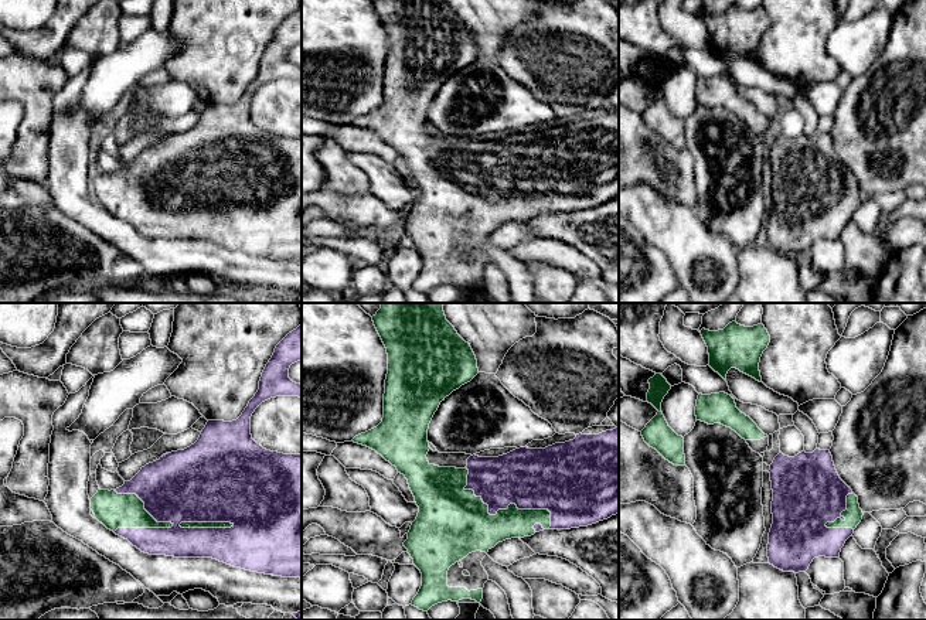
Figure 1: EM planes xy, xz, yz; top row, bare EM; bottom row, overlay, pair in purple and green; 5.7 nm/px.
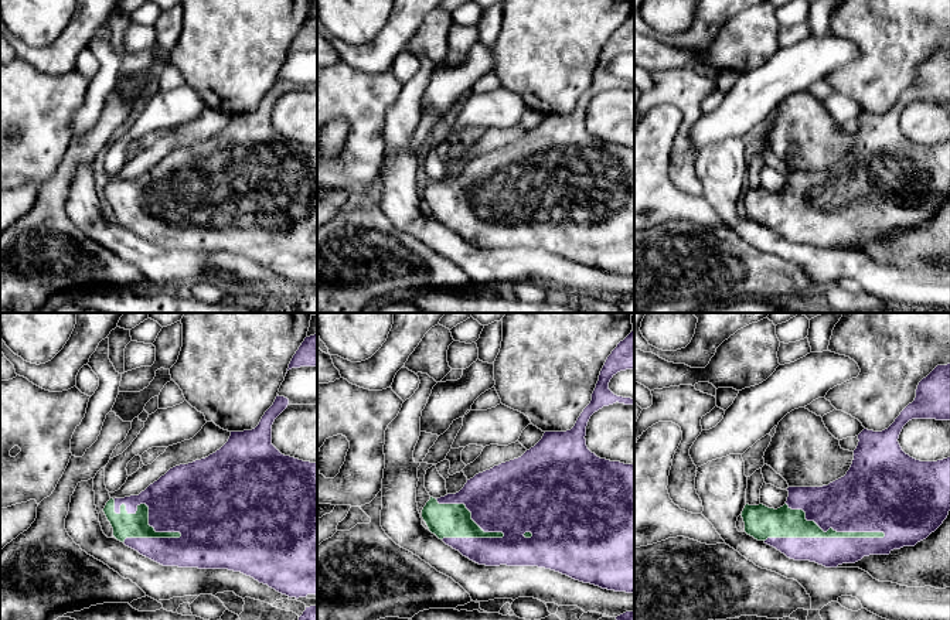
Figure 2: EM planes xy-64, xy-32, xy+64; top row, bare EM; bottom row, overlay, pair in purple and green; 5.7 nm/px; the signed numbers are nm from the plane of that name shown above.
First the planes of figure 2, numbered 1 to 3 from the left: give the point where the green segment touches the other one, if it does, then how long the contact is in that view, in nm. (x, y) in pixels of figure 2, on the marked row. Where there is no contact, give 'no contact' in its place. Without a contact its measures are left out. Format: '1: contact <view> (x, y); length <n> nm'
1: contact xy-64 (146, 504); length 440 nm
2: contact xy-32 (472, 514); length 460 nm
3: contact xy+64 (824, 538); length 700 nm

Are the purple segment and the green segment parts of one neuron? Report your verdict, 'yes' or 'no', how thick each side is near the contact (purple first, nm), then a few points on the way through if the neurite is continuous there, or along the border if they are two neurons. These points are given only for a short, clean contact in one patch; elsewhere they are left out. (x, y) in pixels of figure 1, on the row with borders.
yes; 360 nm thick on the purple side, 340 nm on the other

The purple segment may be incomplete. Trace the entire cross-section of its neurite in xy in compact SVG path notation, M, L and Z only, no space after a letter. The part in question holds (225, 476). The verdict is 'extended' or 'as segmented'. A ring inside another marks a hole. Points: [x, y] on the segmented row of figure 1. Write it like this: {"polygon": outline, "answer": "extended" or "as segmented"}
{"polygon": "M302 324L276 345L258 392L236 420L208 420L190 447L146 464L116 490L99 488L91 498L95 518L149 555L212 558L251 572L302 579L302 454L266 450L251 435L251 416L262 402L276 396L302 398L302 385L289 378L289 368L297 361L302 361Z", "answer": "extended"}

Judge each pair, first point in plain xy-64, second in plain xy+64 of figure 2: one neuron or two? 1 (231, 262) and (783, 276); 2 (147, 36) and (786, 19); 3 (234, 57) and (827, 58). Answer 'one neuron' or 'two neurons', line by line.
1: two neurons
2: two neurons
3: two neurons

